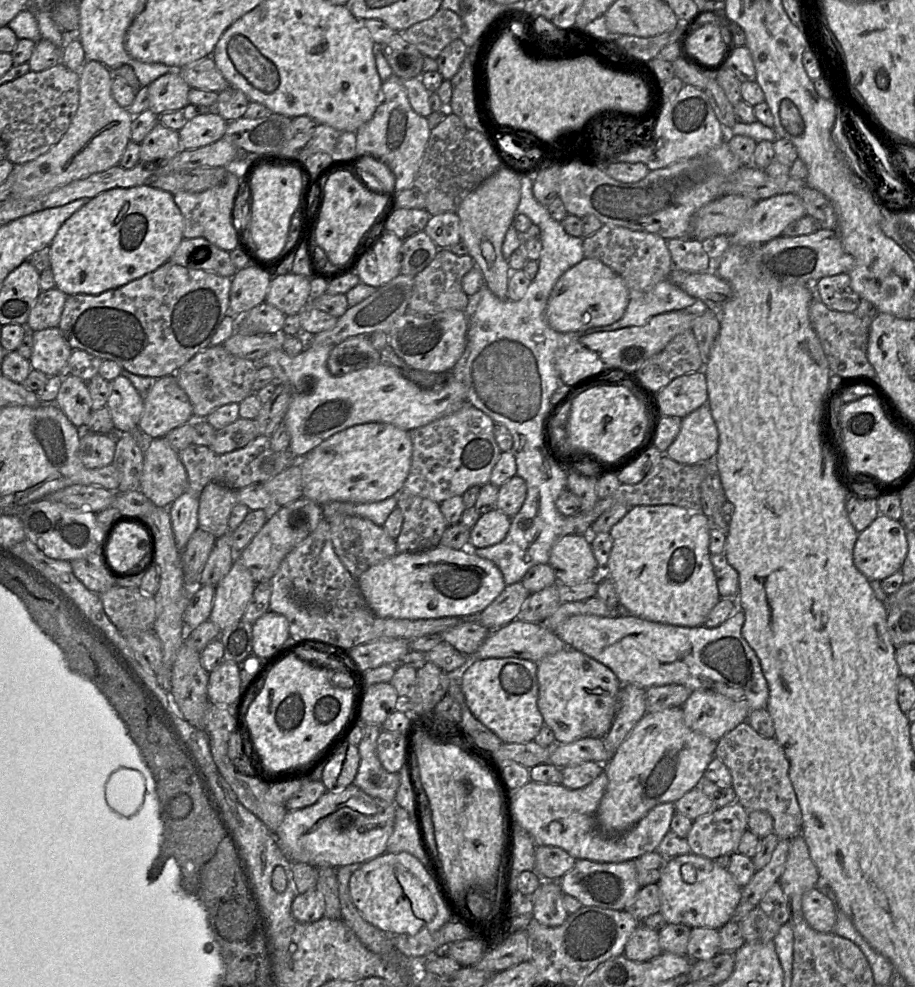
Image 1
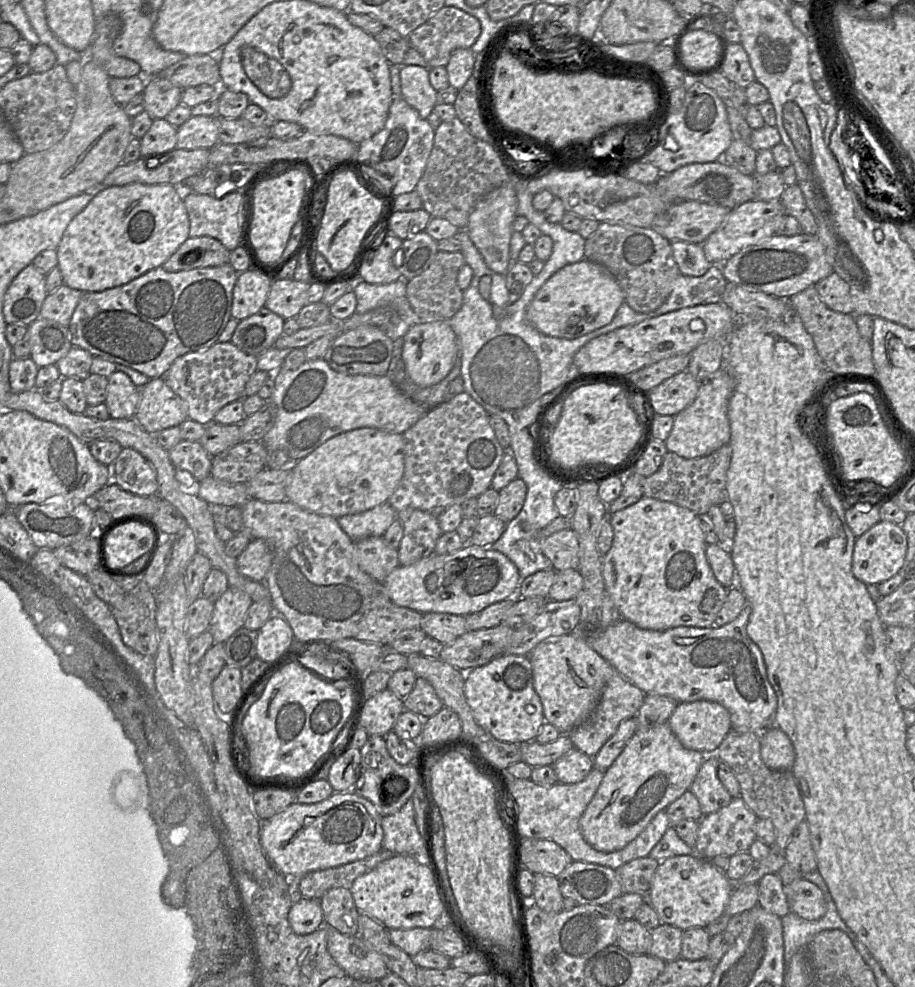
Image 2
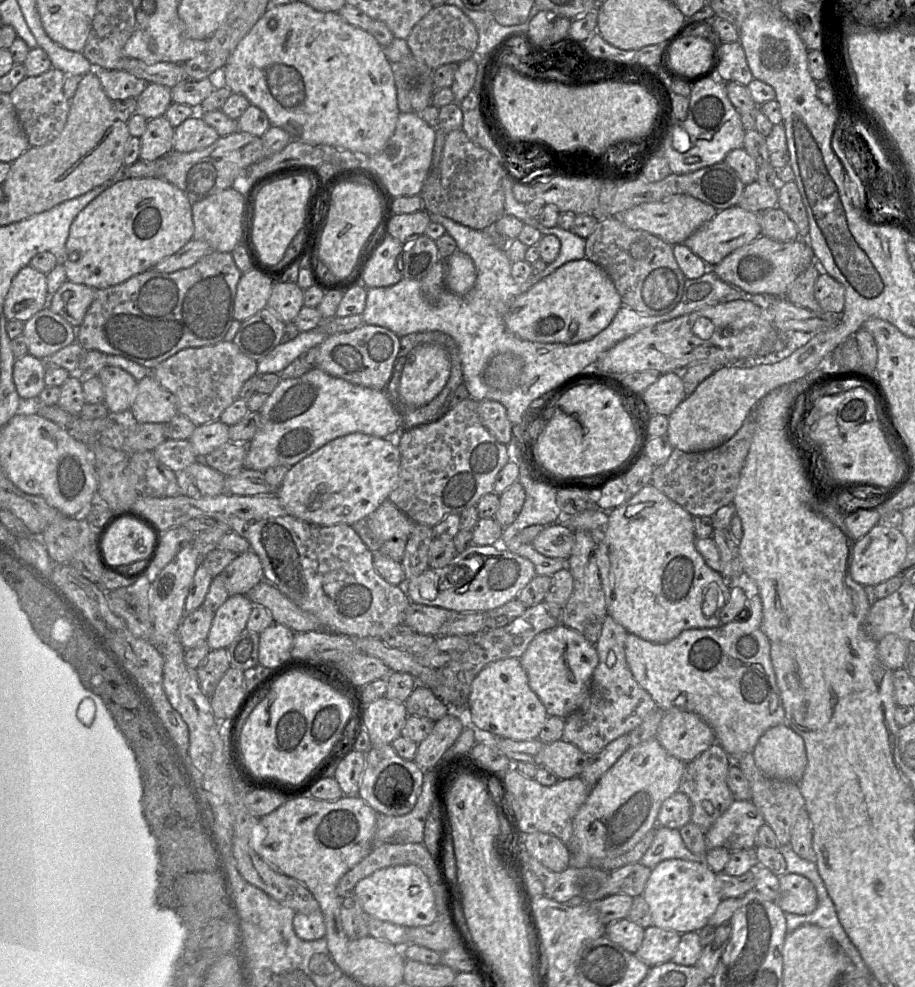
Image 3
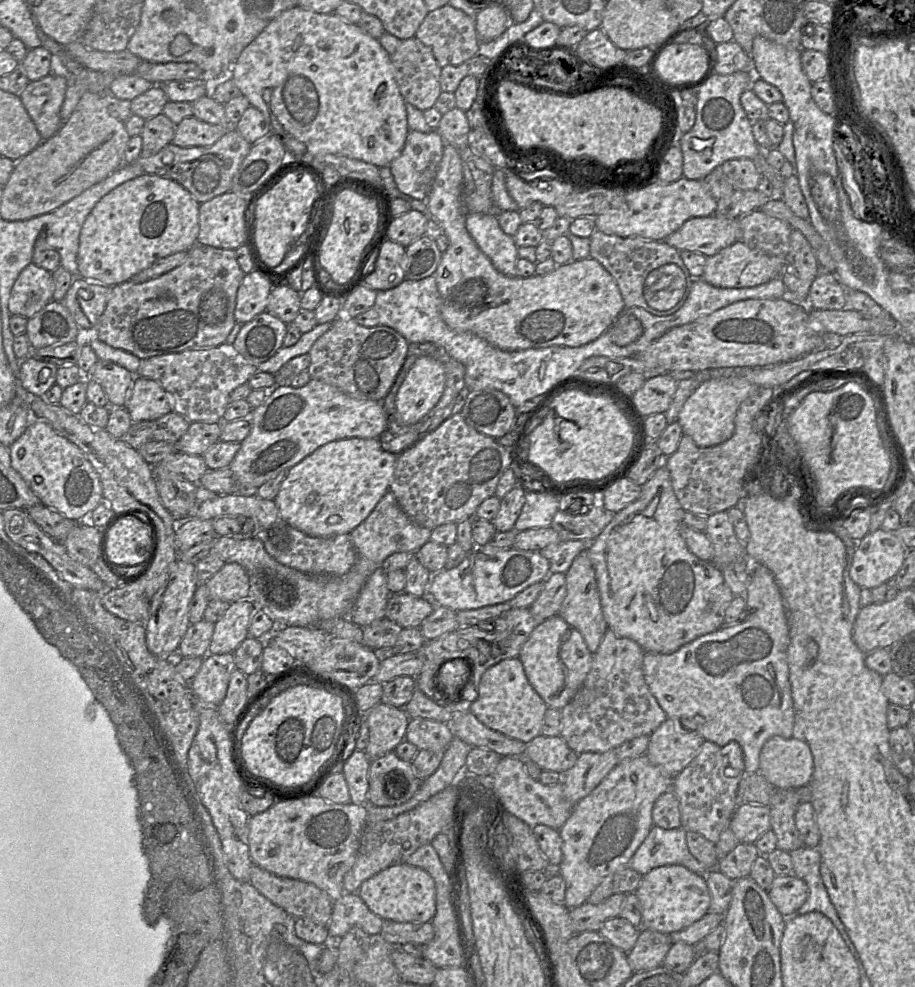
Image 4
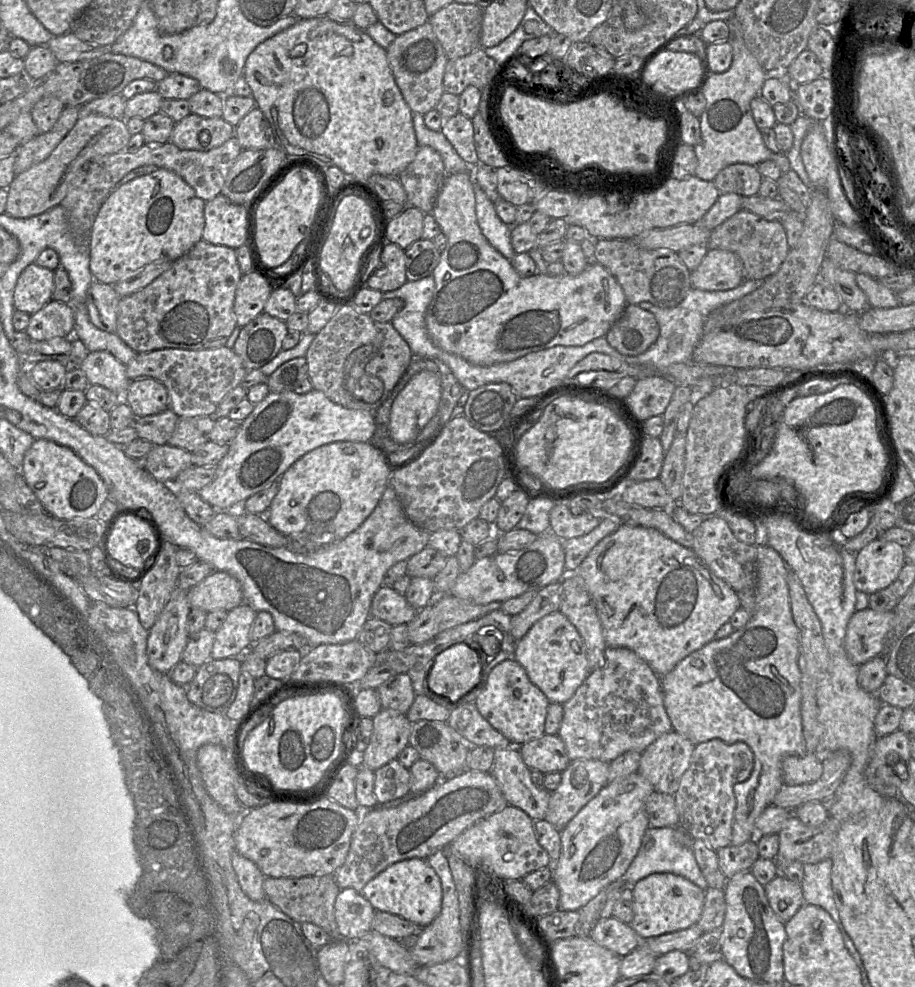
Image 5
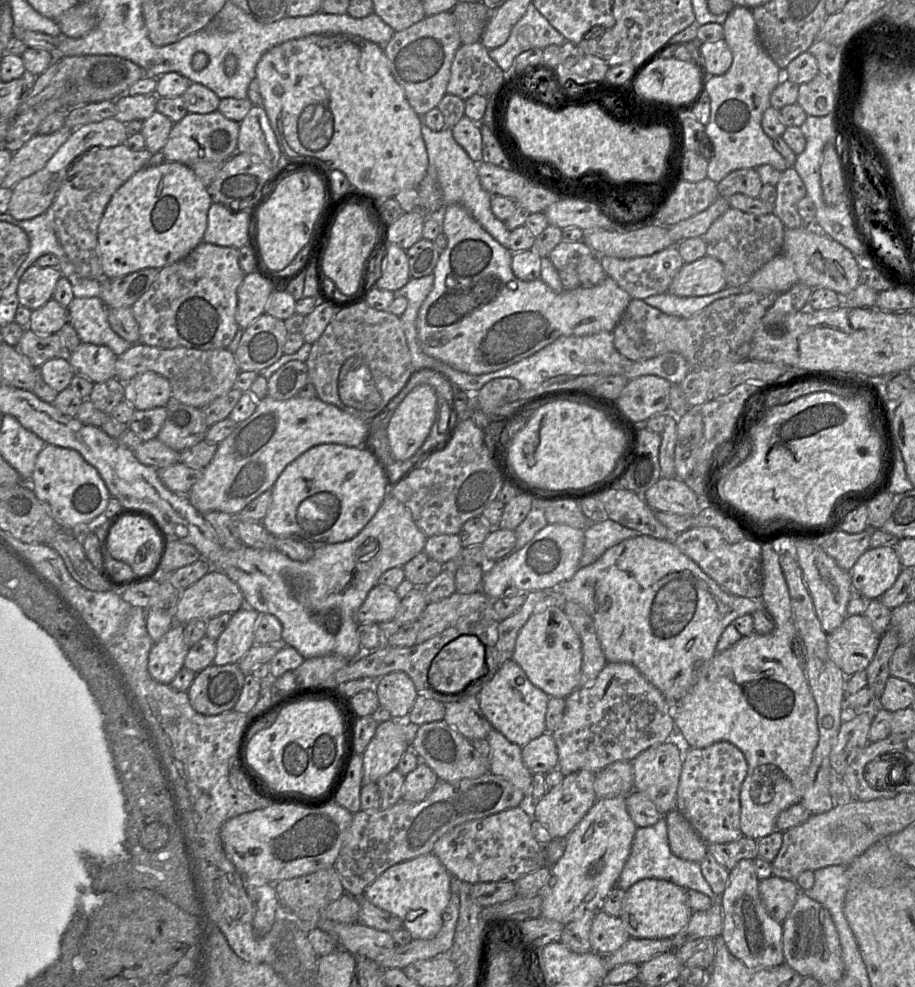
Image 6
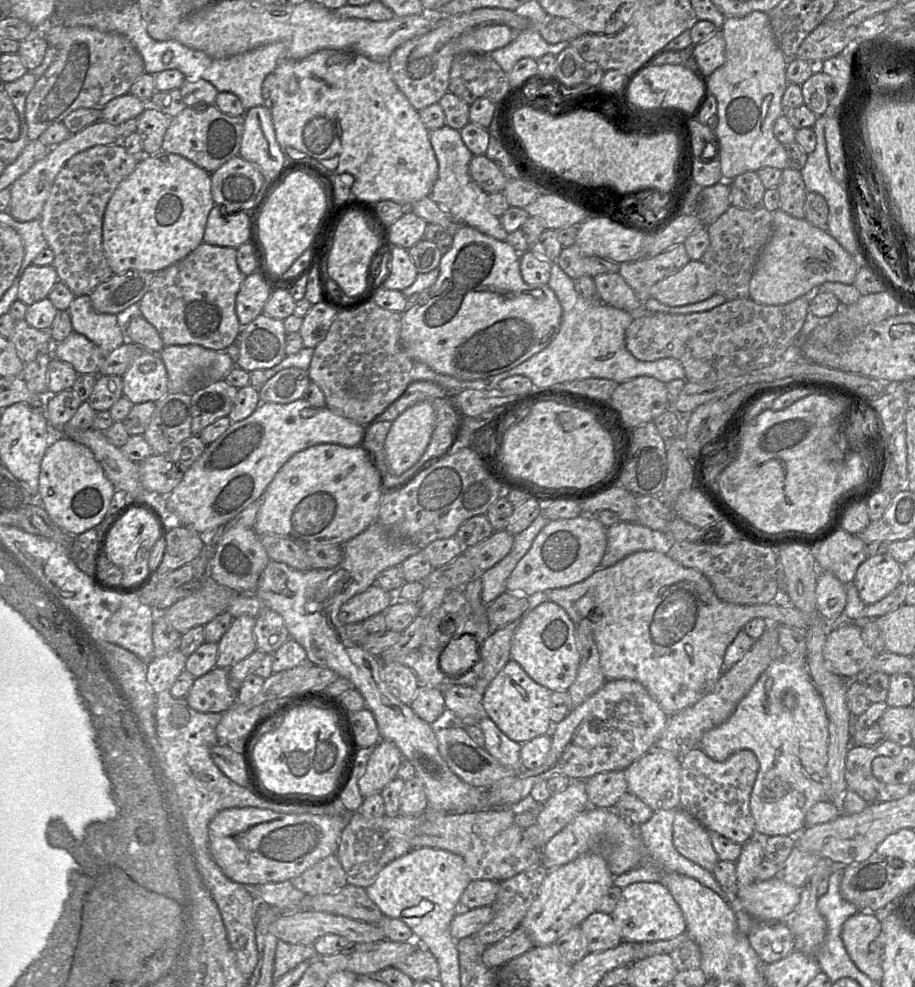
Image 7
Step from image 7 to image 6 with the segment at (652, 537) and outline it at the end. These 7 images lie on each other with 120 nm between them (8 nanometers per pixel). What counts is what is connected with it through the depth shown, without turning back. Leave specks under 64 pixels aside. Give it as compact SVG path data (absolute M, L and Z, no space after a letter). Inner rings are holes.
M613 520L593 523L584 531L584 547L580 567L586 567L597 561L604 552L628 538L641 535L634 529L627 528Z

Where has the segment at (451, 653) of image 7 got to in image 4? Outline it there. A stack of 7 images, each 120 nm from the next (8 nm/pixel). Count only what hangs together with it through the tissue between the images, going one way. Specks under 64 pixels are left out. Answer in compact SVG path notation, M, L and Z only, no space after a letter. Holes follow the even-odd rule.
M452 659L443 663L437 673L437 687L451 700L461 698L463 687L470 678L471 668L465 659Z

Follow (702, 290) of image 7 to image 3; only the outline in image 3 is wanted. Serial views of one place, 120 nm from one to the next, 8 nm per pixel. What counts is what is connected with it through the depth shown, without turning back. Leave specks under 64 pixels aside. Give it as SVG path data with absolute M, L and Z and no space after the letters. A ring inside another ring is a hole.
M760 235L727 255L713 271L721 280L749 294L785 297L790 285L814 261L813 251L803 239L779 242Z

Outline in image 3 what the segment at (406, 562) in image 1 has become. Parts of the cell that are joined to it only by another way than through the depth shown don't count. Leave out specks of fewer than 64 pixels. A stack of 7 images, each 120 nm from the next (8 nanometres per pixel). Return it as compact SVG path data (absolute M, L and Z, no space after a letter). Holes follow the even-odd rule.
M500 544L470 545L442 568L429 567L405 582L404 590L411 602L436 606L456 612L482 612L515 599L520 590L536 576L528 559L514 554Z

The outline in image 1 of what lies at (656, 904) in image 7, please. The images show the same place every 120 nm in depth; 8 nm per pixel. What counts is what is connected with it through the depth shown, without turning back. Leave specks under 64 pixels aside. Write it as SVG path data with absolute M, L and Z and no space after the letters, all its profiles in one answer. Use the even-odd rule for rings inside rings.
M692 853L668 860L657 883L660 913L668 924L692 928L720 929L732 917L741 901L742 888L732 875L716 861Z

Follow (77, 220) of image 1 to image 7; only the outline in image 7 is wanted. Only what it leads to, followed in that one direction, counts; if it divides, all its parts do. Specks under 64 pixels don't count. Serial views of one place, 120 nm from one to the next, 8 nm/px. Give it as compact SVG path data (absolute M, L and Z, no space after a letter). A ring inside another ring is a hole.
M159 152L154 155L145 155L141 157L134 171L116 187L104 211L102 247L108 265L114 274L124 274L128 271L149 271L156 273L181 261L203 243L208 215L214 205L215 203L211 193L211 173L199 168L193 162L177 154Z

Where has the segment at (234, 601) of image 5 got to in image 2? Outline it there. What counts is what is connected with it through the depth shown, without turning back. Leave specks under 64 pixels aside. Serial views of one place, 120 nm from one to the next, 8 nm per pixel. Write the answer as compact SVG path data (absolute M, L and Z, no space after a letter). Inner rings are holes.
M252 538L236 558L236 565L243 576L257 582L264 582L271 561L272 555L267 542L261 538Z

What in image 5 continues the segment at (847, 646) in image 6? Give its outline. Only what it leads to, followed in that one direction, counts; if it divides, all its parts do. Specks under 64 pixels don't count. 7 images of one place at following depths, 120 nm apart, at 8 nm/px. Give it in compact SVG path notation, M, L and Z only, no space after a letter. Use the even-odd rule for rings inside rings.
M869 607L854 612L844 638L844 648L852 663L859 666L881 655L893 618L894 611L879 612Z

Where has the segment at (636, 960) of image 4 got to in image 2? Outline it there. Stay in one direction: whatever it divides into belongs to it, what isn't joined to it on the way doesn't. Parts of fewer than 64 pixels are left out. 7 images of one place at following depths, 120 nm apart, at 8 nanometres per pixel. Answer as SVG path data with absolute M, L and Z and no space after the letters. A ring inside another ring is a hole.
M660 924L651 931L651 935L652 946L648 955L666 963L681 957L683 931L680 928L669 924Z

